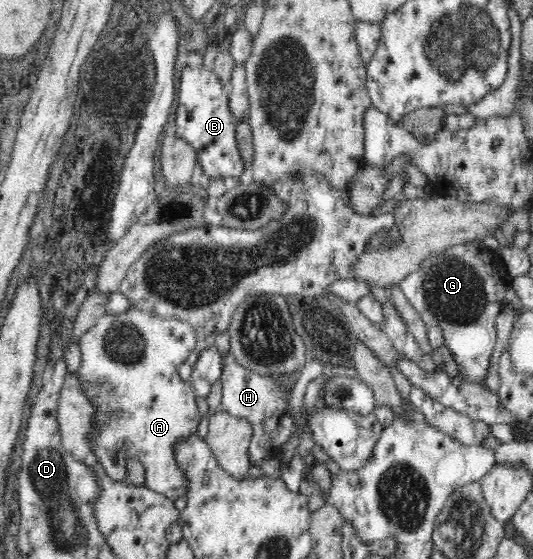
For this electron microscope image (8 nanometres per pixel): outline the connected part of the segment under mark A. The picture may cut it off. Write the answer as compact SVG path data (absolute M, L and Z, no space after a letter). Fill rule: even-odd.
M130 307L120 315L101 316L95 327L79 339L82 350L82 367L79 374L85 381L107 381L113 385L119 399L118 404L106 396L104 390L94 389L99 405L119 405L127 409L124 418L112 418L95 437L95 454L104 464L112 479L125 479L125 461L128 458L139 459L146 468L146 485L152 491L157 491L173 500L186 497L190 491L191 479L185 465L177 459L177 447L198 433L198 424L202 415L195 403L190 382L183 380L177 374L177 367L186 361L190 349L194 347L195 332L190 325L173 319L159 318L151 312Z

